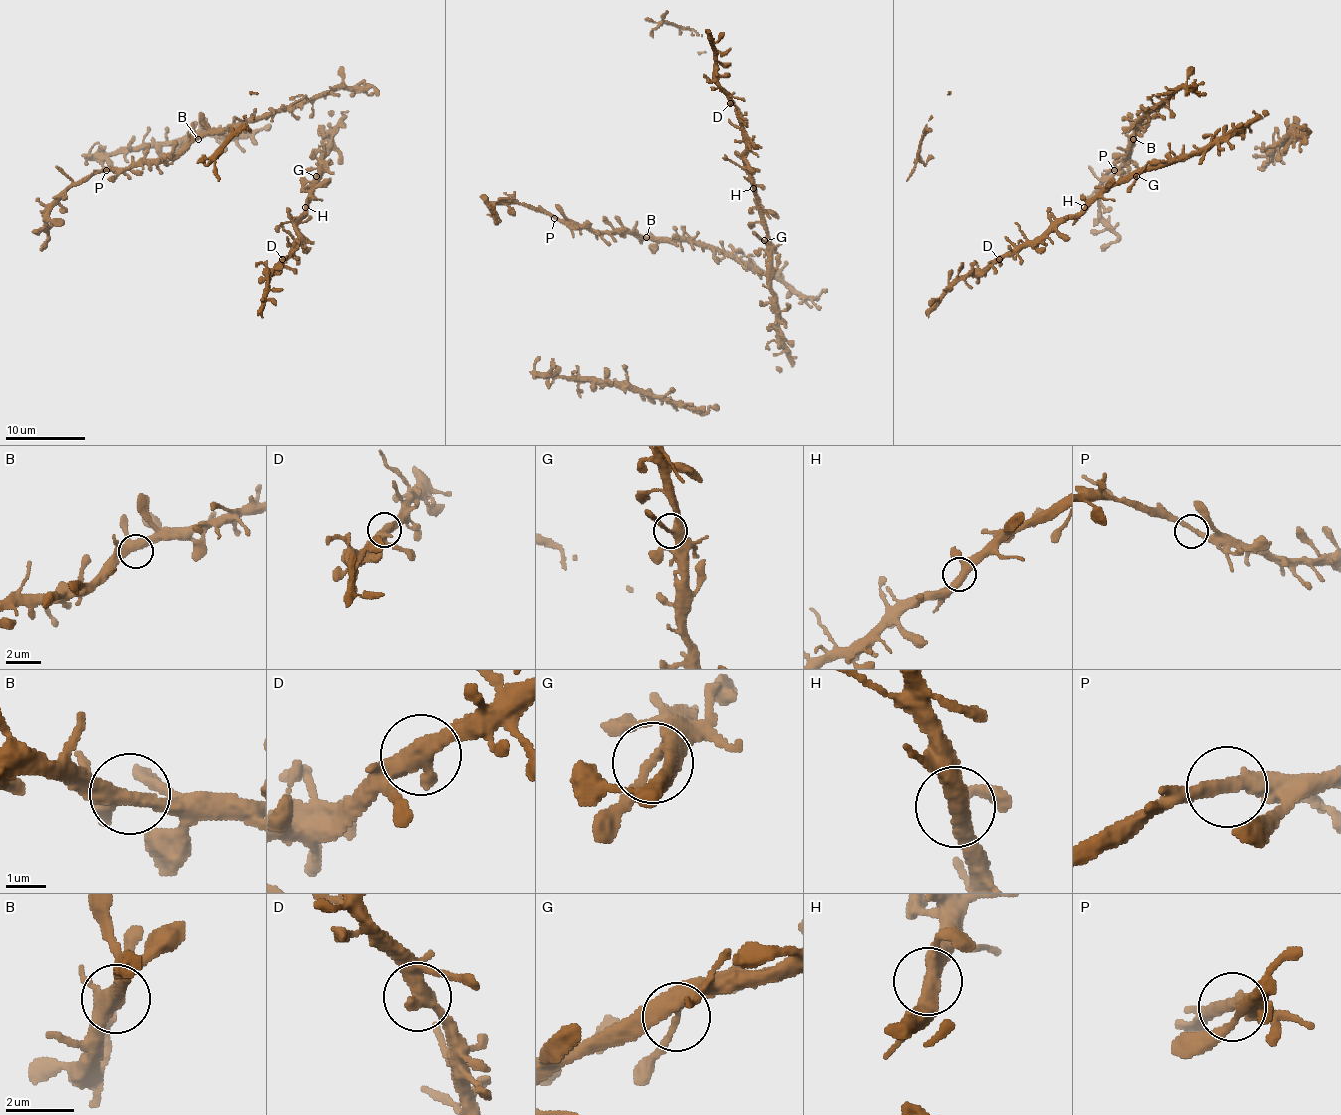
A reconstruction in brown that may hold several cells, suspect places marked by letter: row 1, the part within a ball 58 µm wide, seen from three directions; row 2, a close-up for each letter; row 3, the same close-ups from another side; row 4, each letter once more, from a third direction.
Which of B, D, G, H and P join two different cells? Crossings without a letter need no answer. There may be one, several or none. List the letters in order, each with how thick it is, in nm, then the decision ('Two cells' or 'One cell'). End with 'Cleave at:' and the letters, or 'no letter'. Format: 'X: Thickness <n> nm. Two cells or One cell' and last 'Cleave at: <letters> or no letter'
B: Thickness 360 nm. One cell
D: Thickness 380 nm. One cell
G: Thickness 260 nm. One cell
H: Thickness 360 nm. One cell
P: Thickness 320 nm. One cell
Cleave at: no letter

